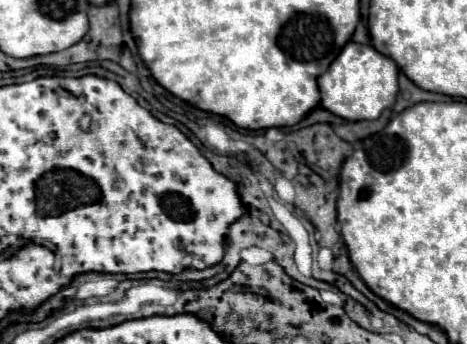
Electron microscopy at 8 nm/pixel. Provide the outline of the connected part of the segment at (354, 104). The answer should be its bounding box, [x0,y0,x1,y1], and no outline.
[318,41,398,121]

